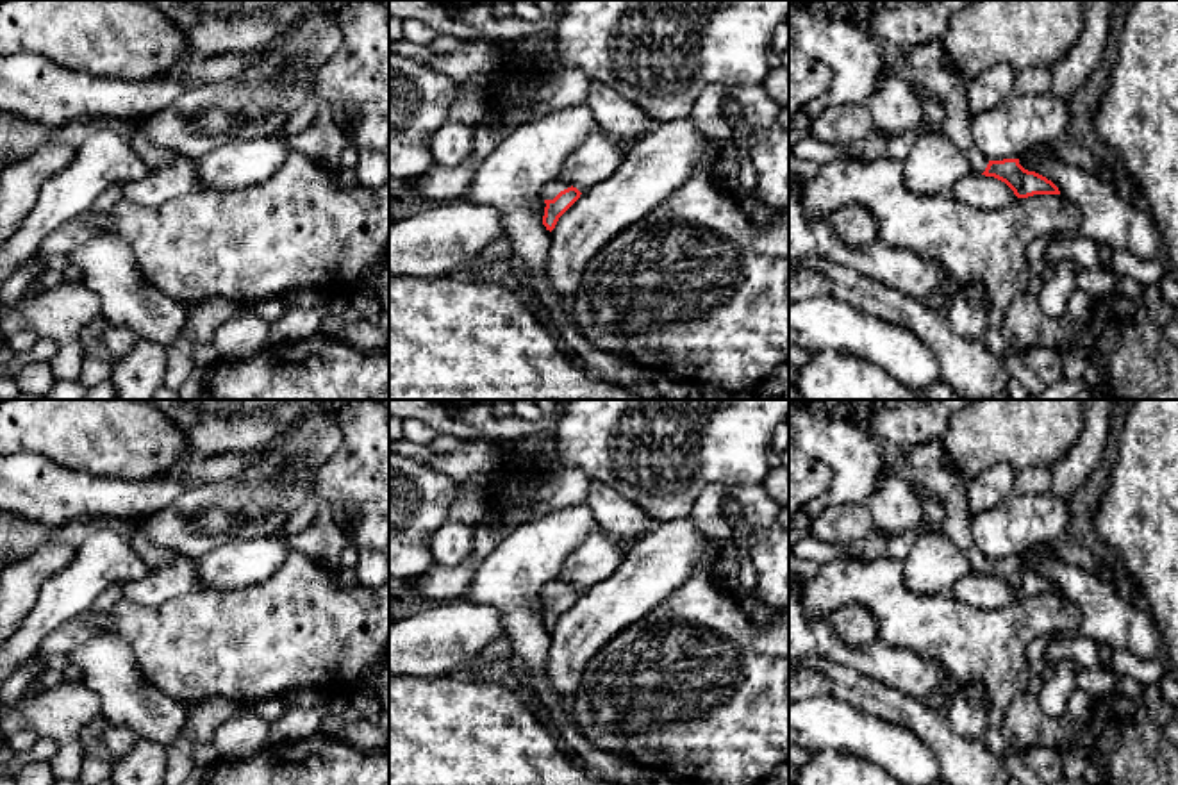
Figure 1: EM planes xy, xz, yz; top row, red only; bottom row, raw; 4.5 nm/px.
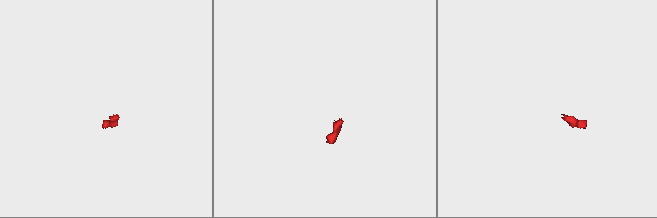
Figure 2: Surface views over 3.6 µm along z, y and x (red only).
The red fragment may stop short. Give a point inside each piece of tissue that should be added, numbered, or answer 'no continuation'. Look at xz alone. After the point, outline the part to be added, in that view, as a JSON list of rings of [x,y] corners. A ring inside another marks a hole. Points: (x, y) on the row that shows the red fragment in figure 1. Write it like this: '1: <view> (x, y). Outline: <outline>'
1: xz (552, 188). Outline: [[[559,177],[546,182],[543,187],[543,198],[553,200],[560,191],[571,187],[569,184],[562,182]]]

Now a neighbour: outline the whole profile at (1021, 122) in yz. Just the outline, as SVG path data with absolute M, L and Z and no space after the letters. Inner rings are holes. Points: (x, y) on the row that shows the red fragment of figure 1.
M1053 91L1017 95L1010 93L998 107L971 118L971 136L985 159L1019 159L1033 146L1051 145L1067 132L1069 105Z

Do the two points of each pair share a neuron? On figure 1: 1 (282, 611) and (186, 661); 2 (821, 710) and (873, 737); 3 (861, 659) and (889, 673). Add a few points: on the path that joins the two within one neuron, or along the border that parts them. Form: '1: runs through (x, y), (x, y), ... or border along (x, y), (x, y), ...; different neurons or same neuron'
1: runs through (259, 634), (250, 643), (209, 644); same neuron
2: runs through (834, 723), (861, 734); same neuron
3: runs through (868, 659), (875, 659), (882, 666); same neuron

